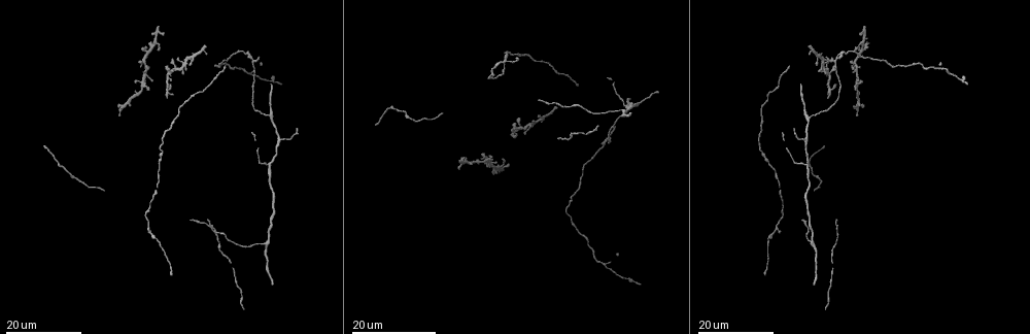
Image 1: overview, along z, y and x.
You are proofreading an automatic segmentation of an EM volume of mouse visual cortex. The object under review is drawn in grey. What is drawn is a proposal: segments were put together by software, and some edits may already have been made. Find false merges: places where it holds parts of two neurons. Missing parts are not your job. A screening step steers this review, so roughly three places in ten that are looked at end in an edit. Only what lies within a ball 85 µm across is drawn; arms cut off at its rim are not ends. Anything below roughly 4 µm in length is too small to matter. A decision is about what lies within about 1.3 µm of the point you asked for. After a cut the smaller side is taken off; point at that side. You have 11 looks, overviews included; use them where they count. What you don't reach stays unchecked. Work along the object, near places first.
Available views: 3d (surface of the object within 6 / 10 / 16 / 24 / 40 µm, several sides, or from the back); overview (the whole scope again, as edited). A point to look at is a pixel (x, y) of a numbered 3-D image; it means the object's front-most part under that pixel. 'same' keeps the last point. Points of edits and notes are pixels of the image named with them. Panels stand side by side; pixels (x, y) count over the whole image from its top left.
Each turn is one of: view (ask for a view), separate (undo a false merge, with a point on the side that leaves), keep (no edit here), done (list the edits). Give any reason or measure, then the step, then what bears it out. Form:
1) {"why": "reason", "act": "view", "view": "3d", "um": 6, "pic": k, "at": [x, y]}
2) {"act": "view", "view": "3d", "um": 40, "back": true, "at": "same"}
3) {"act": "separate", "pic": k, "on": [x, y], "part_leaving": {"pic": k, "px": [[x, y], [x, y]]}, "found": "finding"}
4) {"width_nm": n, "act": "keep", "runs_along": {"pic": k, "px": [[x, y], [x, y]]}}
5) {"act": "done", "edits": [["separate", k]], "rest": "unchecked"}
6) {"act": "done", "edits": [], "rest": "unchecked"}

{"why": "a fork", "act": "view", "view": "3d", "um": 16, "pic": 1, "at": [279, 138]}

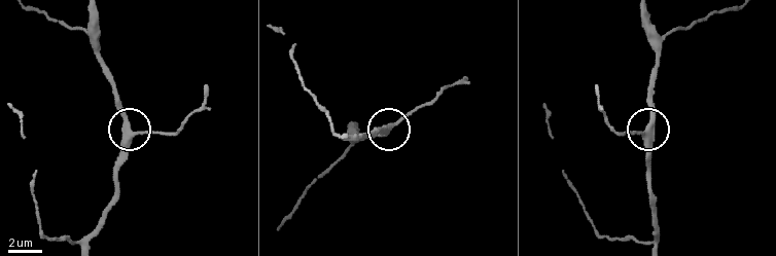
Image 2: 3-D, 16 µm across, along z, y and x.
{"act": "view", "view": "3d", "um": 10, "pic": 2, "at": [643, 131]}

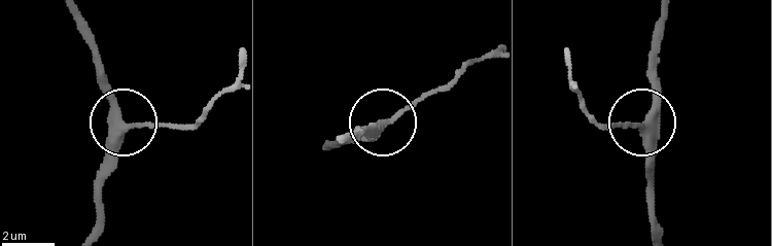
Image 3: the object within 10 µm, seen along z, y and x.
{"width_nm": 280, "act": "keep", "runs_along": {"pic": 3, "px": [[93, 230], [95, 176], [114, 130], [128, 122], [192, 122]]}, "found": "all the same neuron"}

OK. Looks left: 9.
{"why": "three arms meet", "act": "view", "view": "3d", "um": 24, "pic": 1, "at": [808, 119]}

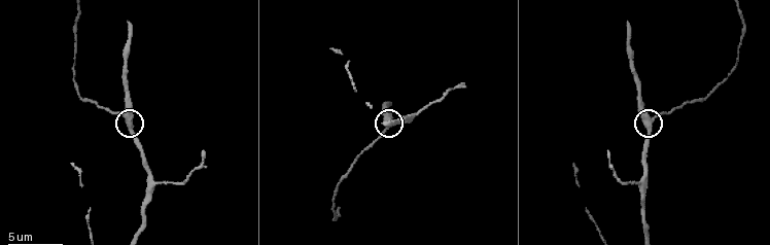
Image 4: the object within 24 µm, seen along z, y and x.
{"act": "view", "view": "3d", "um": 6, "pic": 4, "at": [130, 119]}

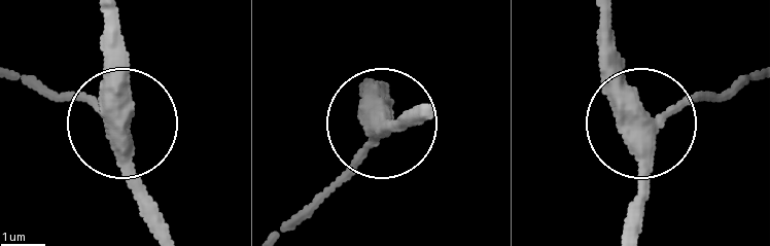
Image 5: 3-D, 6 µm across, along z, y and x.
{"act": "keep", "runs_along": {"pic": 5, "px": [[166, 229], [126, 129], [114, 18]]}, "found": "continuous, no second neuron"}

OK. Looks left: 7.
{"why": "a fork", "act": "view", "view": "3d", "um": 24, "pic": 1, "at": [811, 243]}

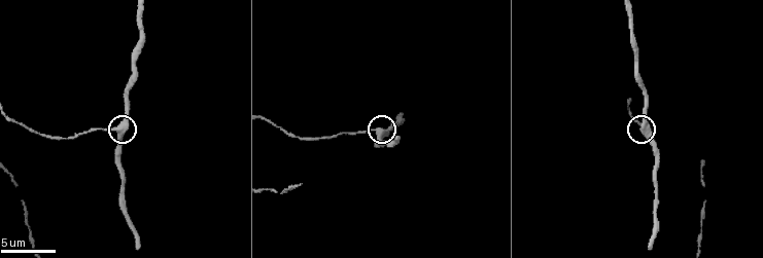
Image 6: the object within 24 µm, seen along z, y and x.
{"why": "zoom in", "act": "view", "view": "3d", "um": 10, "pic": 6, "at": [117, 130]}

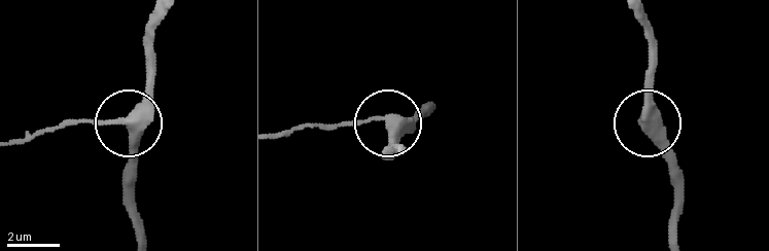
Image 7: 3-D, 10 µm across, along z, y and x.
{"arms": 3, "act": "keep", "runs_along": {"pic": 7, "px": [[163, 12], [147, 39], [147, 99], [128, 132], [128, 176]]}, "found": "all the same neuron"}

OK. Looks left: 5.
{"why": "a fork", "act": "view", "view": "3d", "um": 24, "pic": 1, "at": [269, 164]}

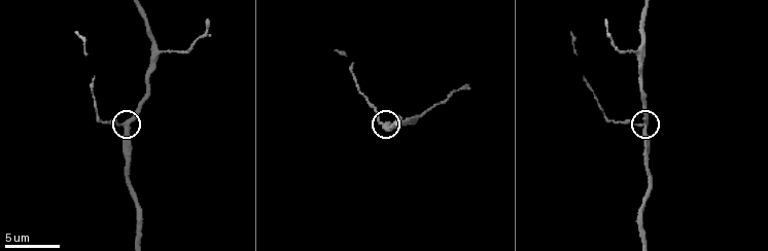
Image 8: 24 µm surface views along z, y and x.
{"act": "view", "view": "3d", "um": 6, "pic": 8, "at": [123, 124]}

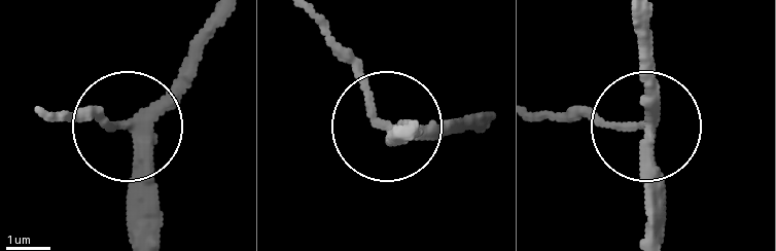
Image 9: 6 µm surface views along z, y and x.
{"side_arm_um": 14, "act": "keep", "runs_along": {"pic": 9, "px": [[143, 238], [139, 139], [87, 116], [47, 116]]}, "found": "all the same neuron"}

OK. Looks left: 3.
{"why": "a fork", "act": "view", "view": "3d", "um": 16, "pic": 1, "at": [250, 74]}

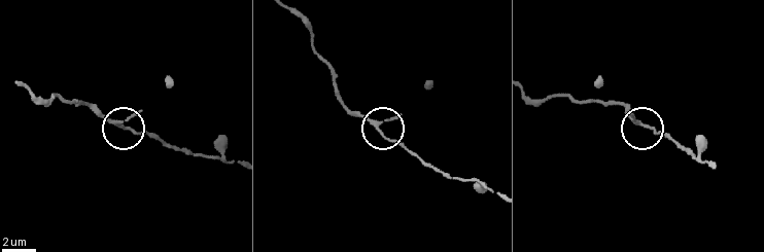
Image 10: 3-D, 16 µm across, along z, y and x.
{"act": "view", "view": "3d", "um": 10, "pic": 10, "at": [116, 123]}

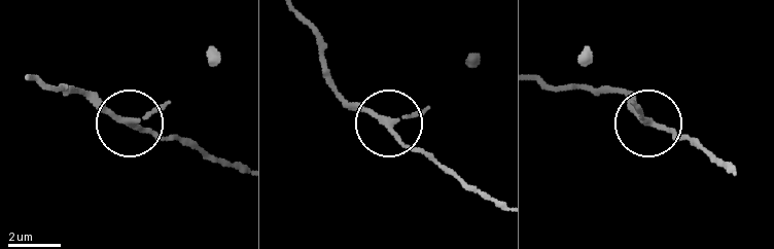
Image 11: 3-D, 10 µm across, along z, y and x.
{"width_nm": 180, "act": "keep", "runs_along": {"pic": 11, "px": [[297, 15], [316, 35], [320, 62], [338, 89], [449, 168]]}, "found": "continuous, no second neuron"}

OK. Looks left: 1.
{"act": "done", "edits": [], "rest": "unchecked"}

